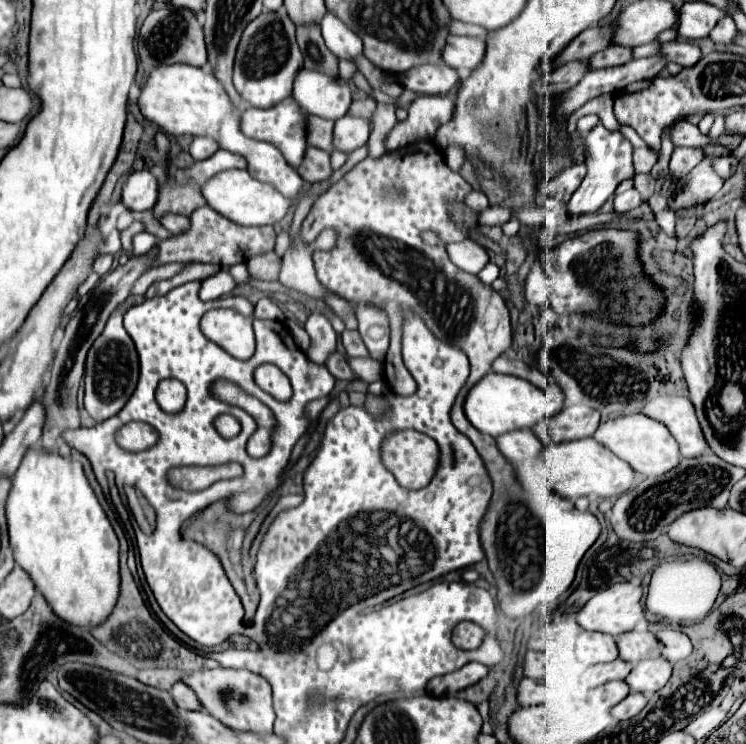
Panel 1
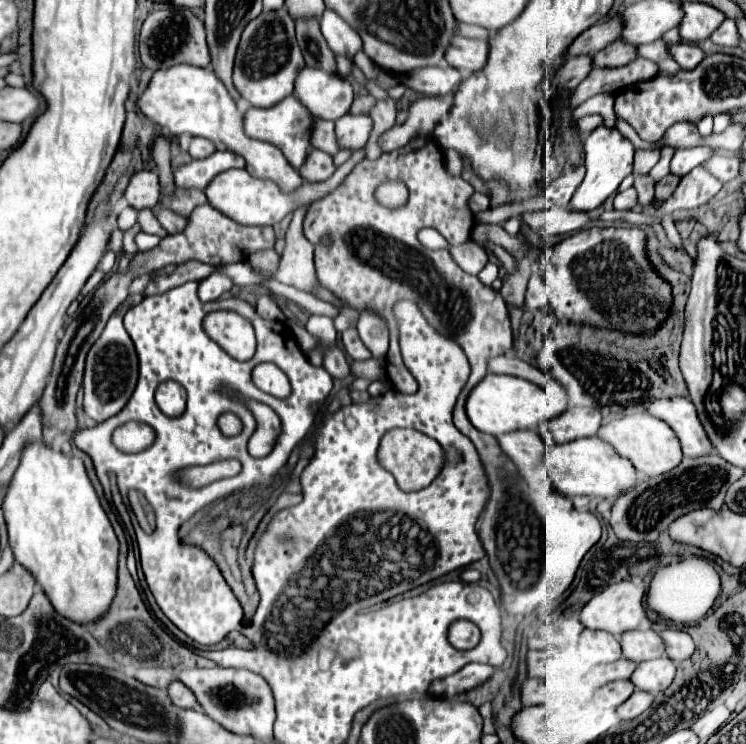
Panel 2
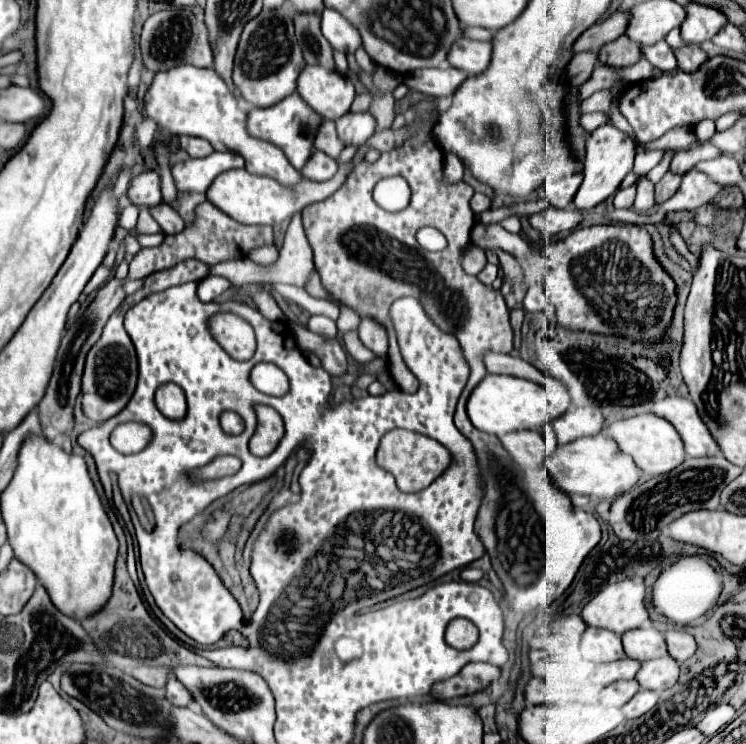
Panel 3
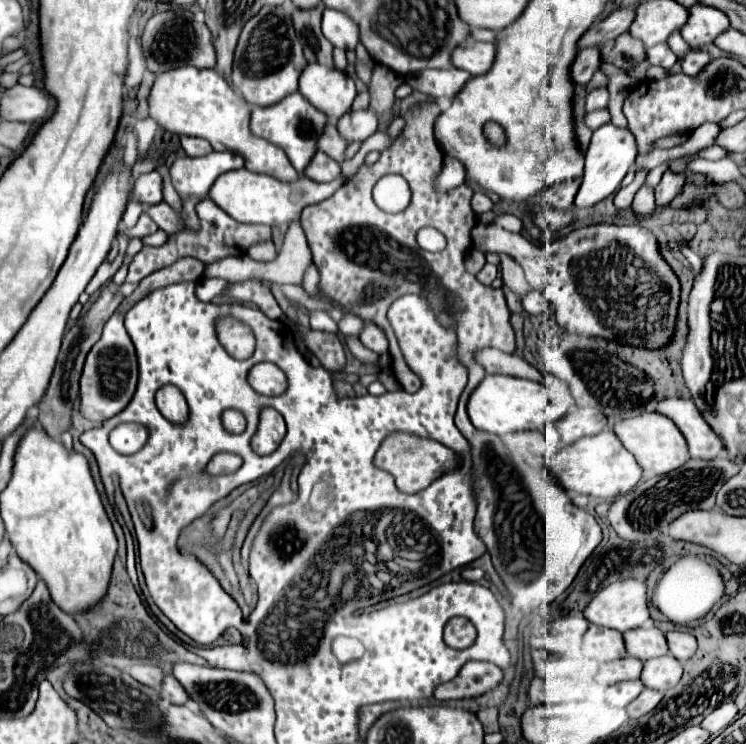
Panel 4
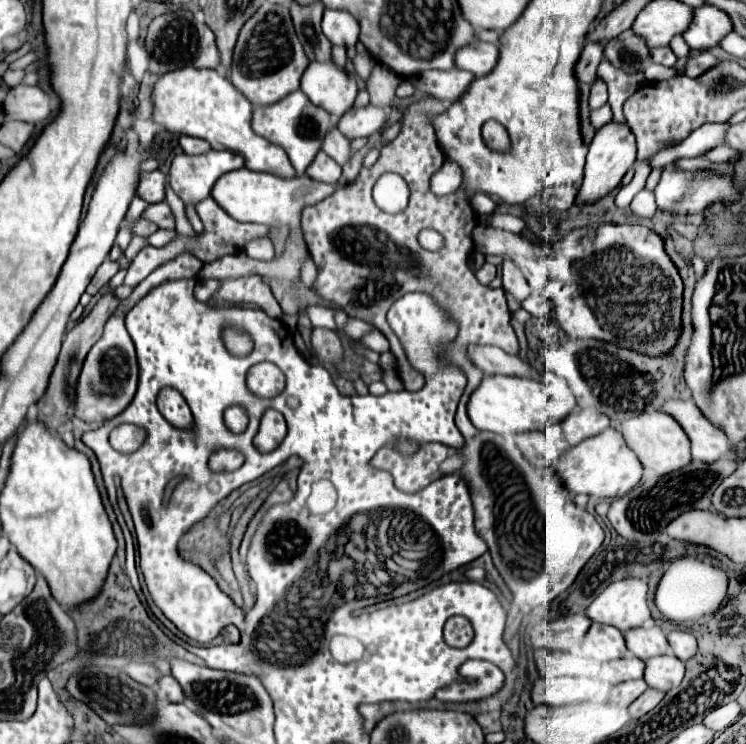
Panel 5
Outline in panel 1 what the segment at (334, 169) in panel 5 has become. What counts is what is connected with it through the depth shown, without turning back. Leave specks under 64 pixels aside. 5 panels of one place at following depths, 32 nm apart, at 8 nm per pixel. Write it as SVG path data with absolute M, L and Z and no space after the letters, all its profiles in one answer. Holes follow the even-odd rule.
M308 148L300 168L298 168L300 176L310 182L310 184L316 184L316 182L322 182L322 180L328 180L332 176L332 166L330 166L330 154L328 152L320 152L318 148Z

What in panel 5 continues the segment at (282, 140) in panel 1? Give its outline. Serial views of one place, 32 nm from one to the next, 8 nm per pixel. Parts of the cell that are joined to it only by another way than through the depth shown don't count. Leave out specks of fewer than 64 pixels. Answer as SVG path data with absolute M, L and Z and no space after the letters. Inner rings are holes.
M296 90L272 106L256 106L252 116L252 128L272 144L282 146L292 166L296 168L296 174L304 174L306 168L316 158L316 154L322 150L322 142L326 134L332 128L336 128L336 122L324 108L312 104L302 90Z

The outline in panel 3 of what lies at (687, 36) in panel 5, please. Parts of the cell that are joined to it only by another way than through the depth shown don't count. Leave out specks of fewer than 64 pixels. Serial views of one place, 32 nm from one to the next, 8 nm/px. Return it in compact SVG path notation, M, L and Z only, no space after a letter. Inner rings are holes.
M692 2L686 6L686 12L688 16L680 28L686 44L696 46L696 44L708 42L714 38L714 34L718 34L728 24L728 18L712 6Z

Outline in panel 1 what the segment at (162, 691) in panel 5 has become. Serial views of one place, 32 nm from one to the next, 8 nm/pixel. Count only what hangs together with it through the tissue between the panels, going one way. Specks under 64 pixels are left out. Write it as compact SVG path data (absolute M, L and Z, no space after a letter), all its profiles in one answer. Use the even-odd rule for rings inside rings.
M176 682L170 688L170 694L174 698L174 704L182 710L198 710L200 708L200 702L196 700L196 694L184 682Z

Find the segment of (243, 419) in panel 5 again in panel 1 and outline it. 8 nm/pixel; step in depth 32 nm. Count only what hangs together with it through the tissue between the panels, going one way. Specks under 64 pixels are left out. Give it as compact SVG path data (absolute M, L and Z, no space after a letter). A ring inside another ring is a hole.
M222 414L216 420L216 430L224 436L224 438L232 438L240 432L240 422L236 418L232 418L230 414Z

